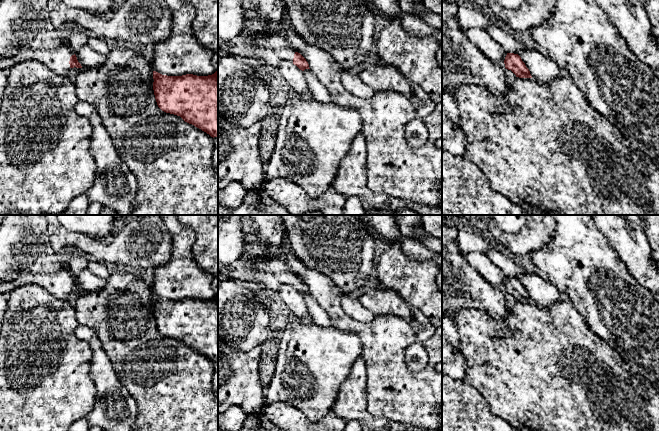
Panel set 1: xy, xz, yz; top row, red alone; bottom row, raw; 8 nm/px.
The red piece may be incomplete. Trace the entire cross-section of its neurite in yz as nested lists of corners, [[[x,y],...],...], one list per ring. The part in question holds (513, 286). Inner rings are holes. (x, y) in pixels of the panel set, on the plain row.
[[[507,277],[504,284],[505,292],[511,294],[516,301],[532,302],[529,293],[518,278]]]

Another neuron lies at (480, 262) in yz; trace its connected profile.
[[[463,253],[465,260],[494,287],[502,287],[507,279],[504,272],[492,263],[485,253]]]

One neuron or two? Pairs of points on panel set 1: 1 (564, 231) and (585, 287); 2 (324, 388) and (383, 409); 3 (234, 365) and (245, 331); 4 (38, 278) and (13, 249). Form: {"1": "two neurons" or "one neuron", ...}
{"1": "one neuron", "2": "two neurons", "3": "two neurons", "4": "two neurons"}

